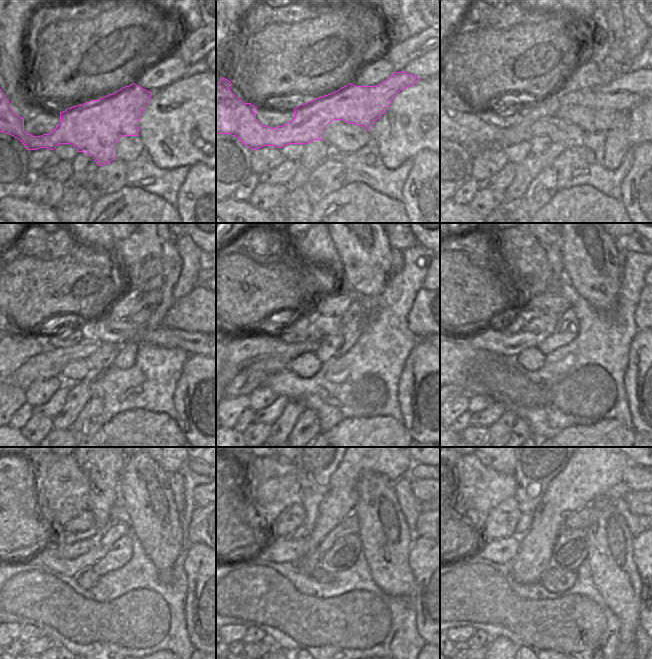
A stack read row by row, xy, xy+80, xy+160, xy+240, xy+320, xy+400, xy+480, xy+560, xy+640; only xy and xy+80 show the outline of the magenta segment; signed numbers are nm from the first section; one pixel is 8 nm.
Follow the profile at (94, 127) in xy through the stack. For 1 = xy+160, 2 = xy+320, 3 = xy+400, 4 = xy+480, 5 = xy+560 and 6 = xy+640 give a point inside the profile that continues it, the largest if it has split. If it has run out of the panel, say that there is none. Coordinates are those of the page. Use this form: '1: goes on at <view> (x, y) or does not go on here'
1: goes on at xy+160 (630, 89)
2: goes on at xy+320 (419, 317)
3: goes on at xy+400 (643, 316)
4: goes on at xy+480 (195, 530)
5: goes on at xy+560 (419, 523)
6: goes on at xy+640 (643, 519)

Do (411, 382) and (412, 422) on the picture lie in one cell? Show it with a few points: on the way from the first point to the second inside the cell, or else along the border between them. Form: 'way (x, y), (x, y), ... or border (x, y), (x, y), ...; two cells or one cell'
way (411, 392), (412, 412); one cell

